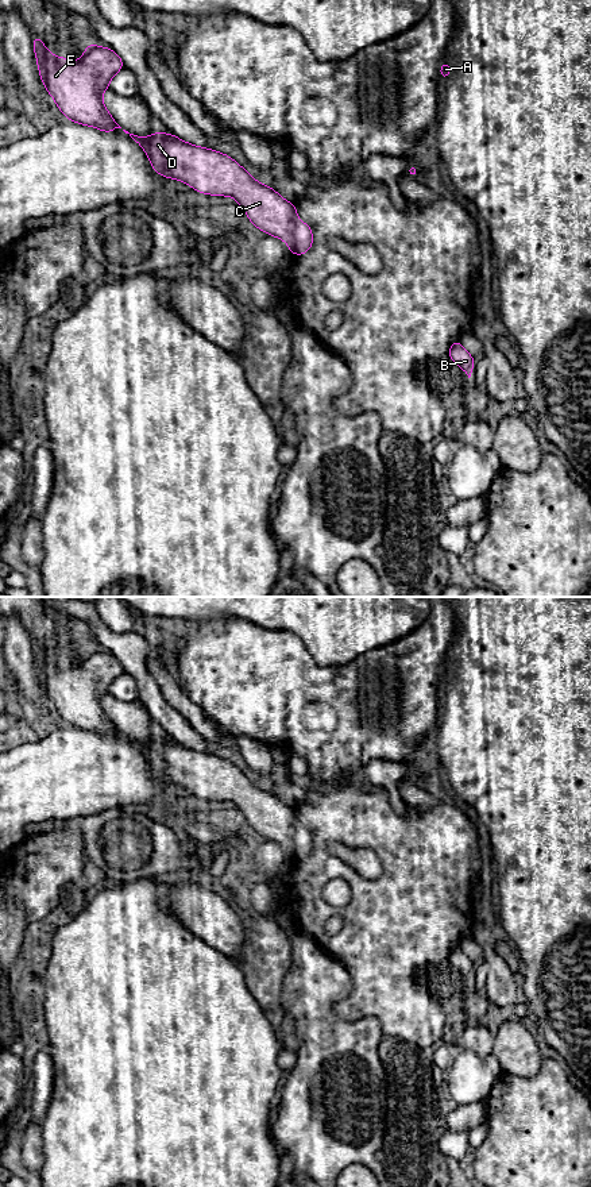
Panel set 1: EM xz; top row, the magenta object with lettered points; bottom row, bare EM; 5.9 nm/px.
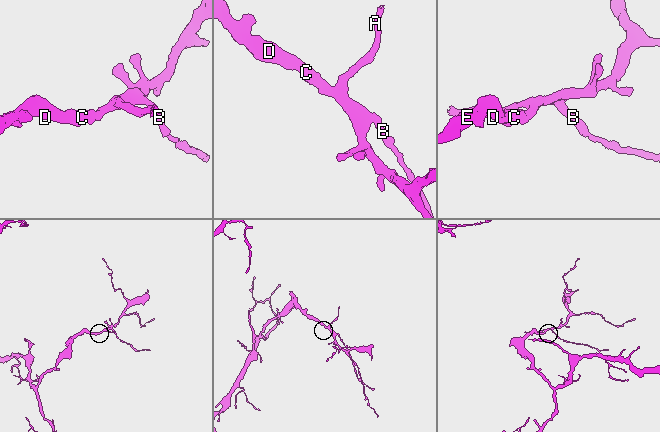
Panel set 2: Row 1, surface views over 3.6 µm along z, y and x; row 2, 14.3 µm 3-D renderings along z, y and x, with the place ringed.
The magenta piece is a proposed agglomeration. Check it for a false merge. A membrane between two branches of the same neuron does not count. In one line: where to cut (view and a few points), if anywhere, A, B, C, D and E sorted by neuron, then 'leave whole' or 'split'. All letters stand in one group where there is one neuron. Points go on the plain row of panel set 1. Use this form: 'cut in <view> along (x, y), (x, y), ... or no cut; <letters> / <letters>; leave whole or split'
no cut; A B C D E; leave whole

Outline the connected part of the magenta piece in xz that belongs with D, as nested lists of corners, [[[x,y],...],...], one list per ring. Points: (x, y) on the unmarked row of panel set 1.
[[[125,735],[123,736],[143,752],[155,778],[166,783],[181,785],[204,799],[232,801],[256,833],[286,845],[290,859],[302,860],[312,852],[313,837],[306,828],[297,824],[296,809],[282,803],[274,793],[258,787],[231,762],[186,748],[170,737],[154,737],[147,743],[142,743]]]

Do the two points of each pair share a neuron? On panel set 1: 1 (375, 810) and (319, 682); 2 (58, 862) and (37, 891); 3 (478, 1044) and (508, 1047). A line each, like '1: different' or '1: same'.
1: different
2: same
3: different

